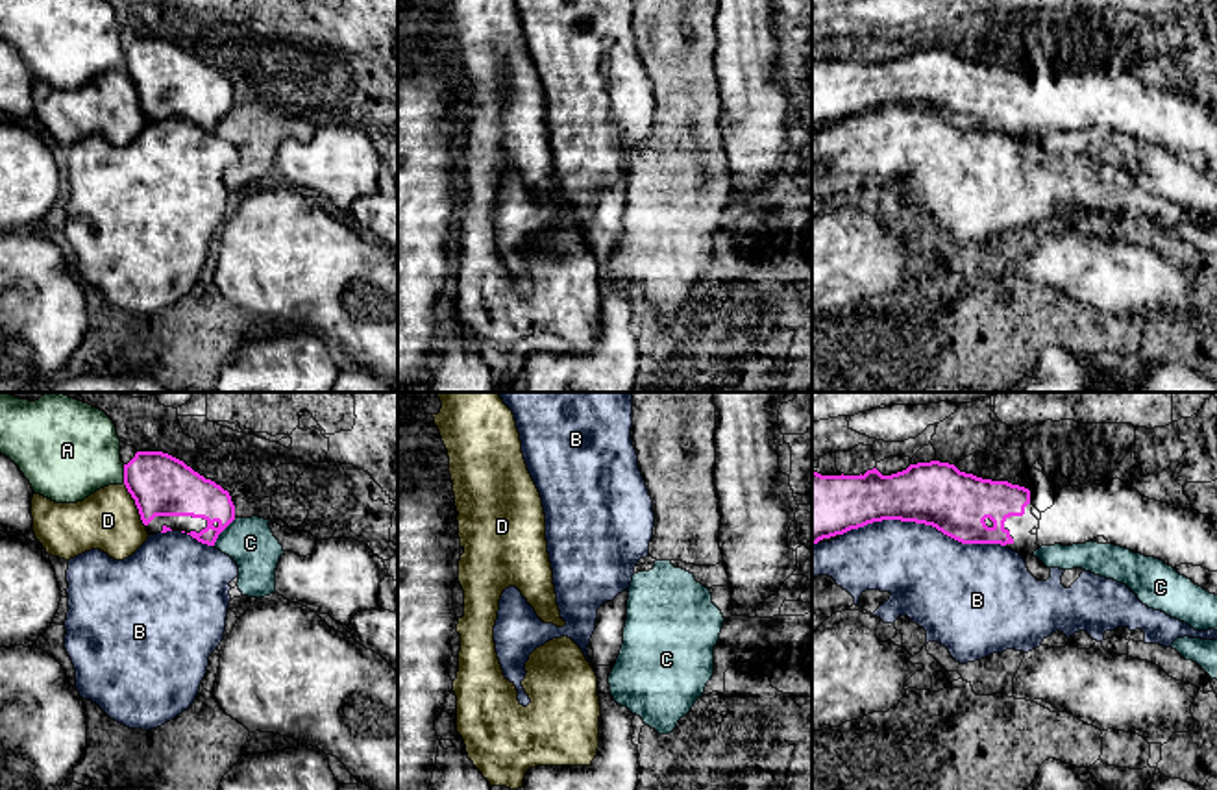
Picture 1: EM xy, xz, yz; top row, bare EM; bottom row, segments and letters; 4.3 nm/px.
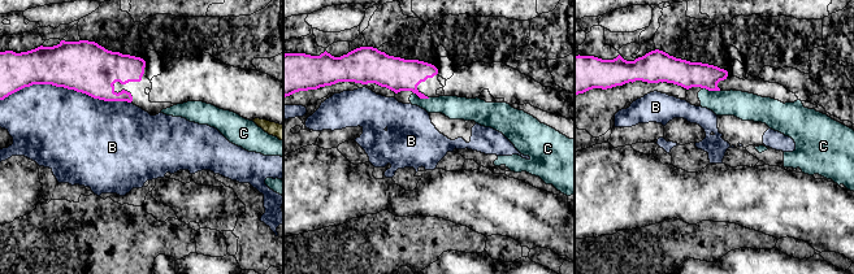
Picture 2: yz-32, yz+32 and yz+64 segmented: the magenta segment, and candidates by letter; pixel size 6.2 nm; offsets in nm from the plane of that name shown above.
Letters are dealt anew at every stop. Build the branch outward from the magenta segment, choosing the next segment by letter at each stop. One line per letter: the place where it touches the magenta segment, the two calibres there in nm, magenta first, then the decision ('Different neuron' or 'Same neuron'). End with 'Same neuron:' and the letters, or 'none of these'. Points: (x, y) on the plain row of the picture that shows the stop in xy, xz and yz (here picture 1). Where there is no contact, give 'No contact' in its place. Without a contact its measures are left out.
A: Touches magenta at xy (124, 60). Thickness 280 nm (magenta) against 360 nm. Different neuron
B: Touches magenta at yz (923, 108). Thickness 280 nm (magenta) against 380 nm. Different neuron
C: Touches magenta at xy (222, 115). Thickness 220 nm (magenta) against 220 nm. Different neuron
D: Touches magenta at xy (135, 89). Thickness 280 nm (magenta) against 260 nm. Different neuron
Same neuron: none of these

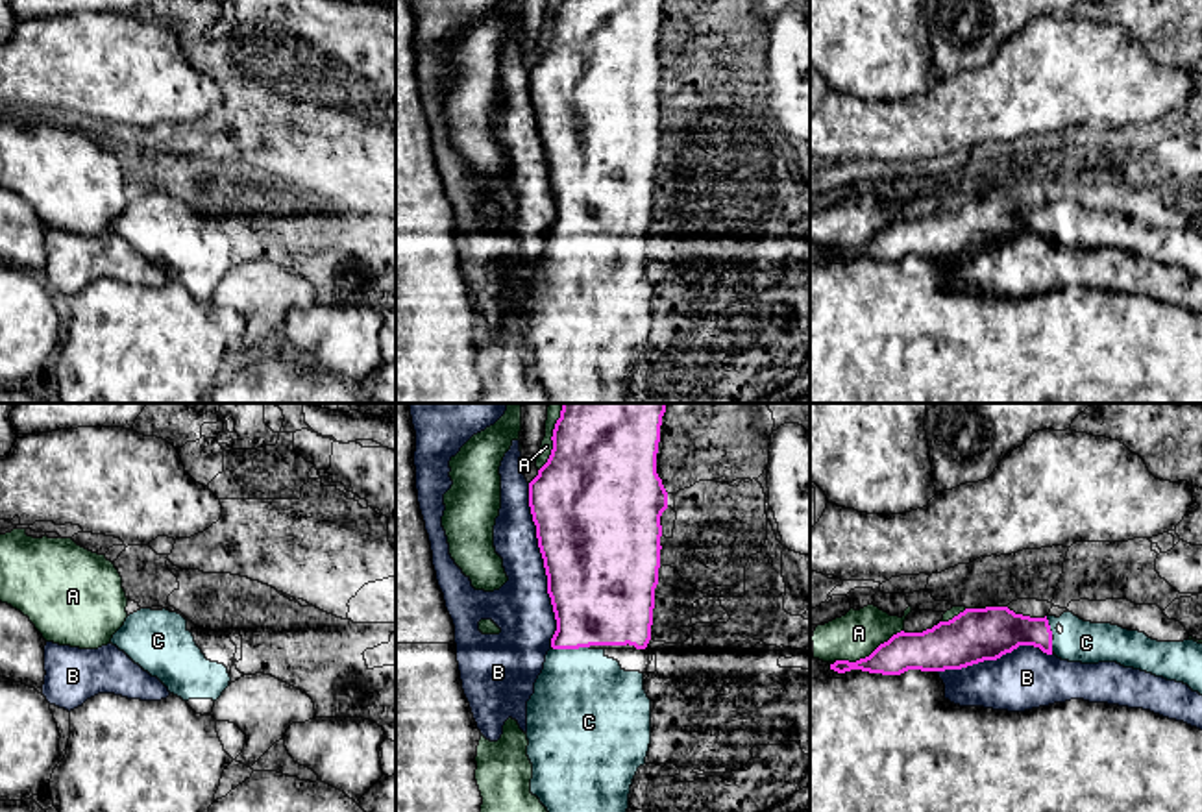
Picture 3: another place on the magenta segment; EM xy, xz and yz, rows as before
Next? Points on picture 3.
A: Touches magenta at yz (870, 241). Thickness 170 nm (magenta) against 200 nm. Different neuron
B: Touches magenta at xz (544, 150). Thickness 500 nm (magenta) against 260 nm. Different neuron
C: Touches magenta at xz (570, 233). Thickness 400 nm (magenta) against 440 nm. Same neuron
Same neuron: C

